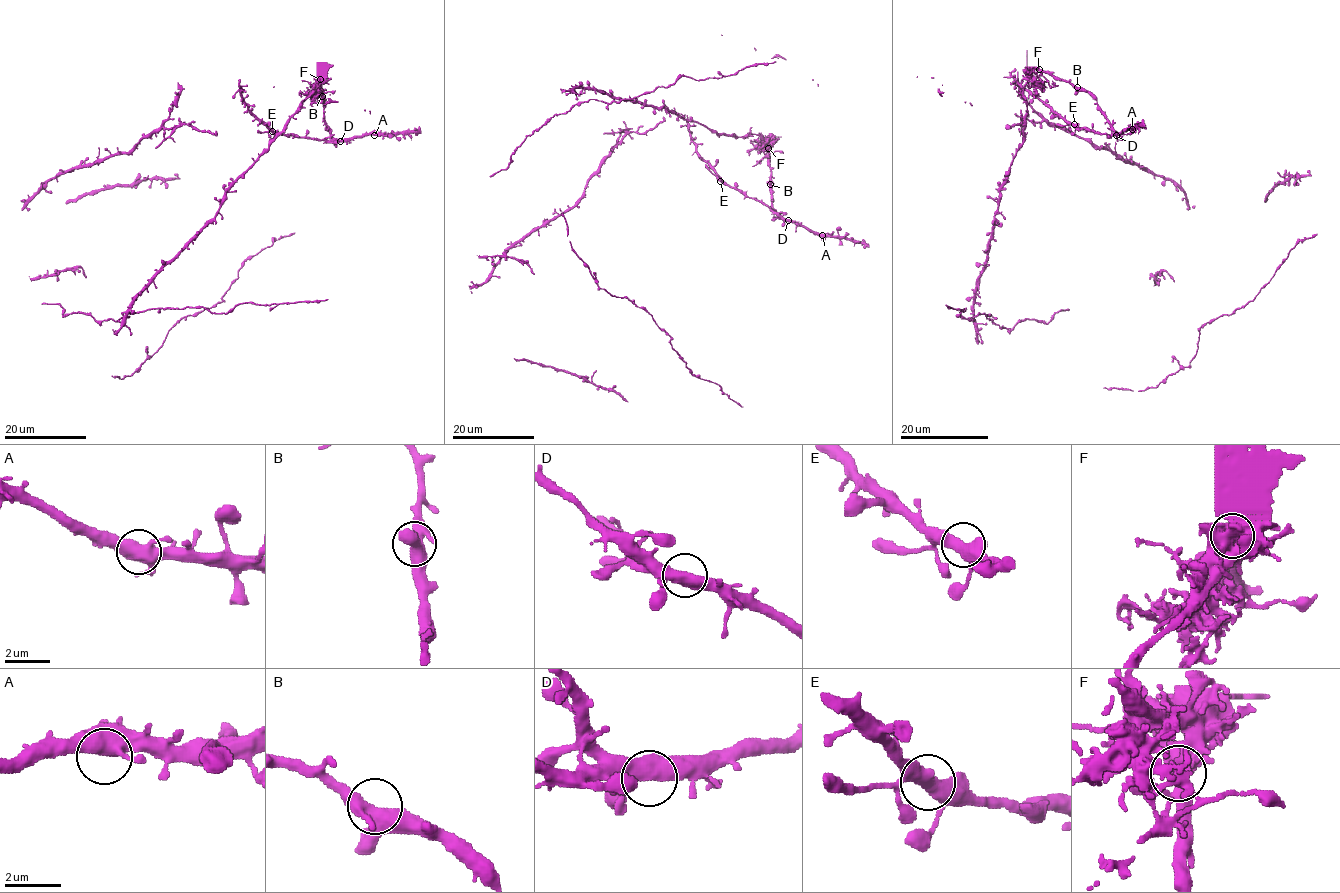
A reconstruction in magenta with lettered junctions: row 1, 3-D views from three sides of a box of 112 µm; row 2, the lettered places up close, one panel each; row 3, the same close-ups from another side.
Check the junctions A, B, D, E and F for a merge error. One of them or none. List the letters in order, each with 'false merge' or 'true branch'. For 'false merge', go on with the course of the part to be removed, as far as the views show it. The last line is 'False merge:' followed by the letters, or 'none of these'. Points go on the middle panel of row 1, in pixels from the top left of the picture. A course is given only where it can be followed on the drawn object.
A: true branch
B: true branch
D: true branch
E: true branch
F: false merge
False merge: F

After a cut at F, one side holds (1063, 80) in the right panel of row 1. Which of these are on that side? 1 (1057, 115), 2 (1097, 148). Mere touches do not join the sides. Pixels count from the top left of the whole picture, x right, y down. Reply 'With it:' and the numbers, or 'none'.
With it: 1

